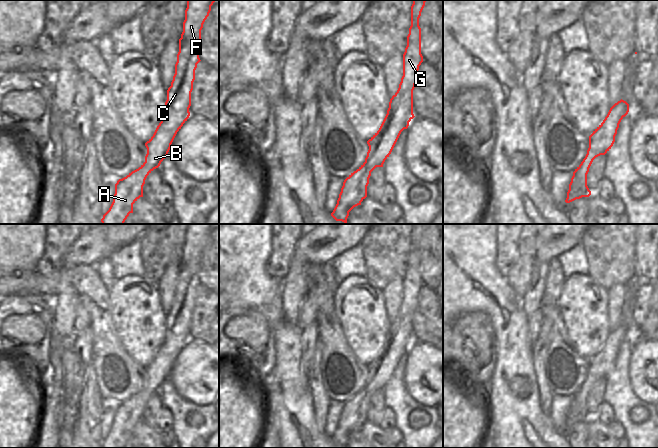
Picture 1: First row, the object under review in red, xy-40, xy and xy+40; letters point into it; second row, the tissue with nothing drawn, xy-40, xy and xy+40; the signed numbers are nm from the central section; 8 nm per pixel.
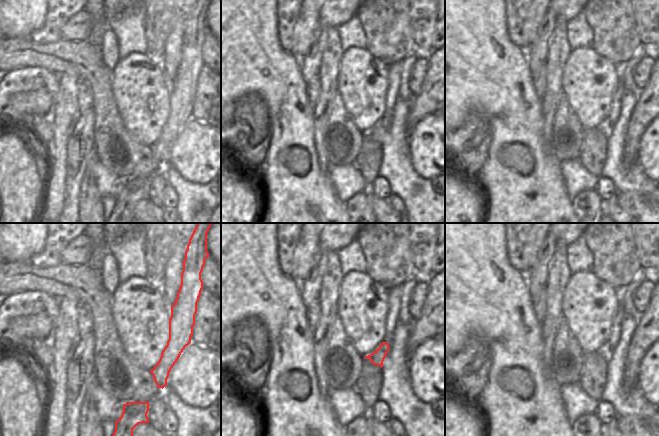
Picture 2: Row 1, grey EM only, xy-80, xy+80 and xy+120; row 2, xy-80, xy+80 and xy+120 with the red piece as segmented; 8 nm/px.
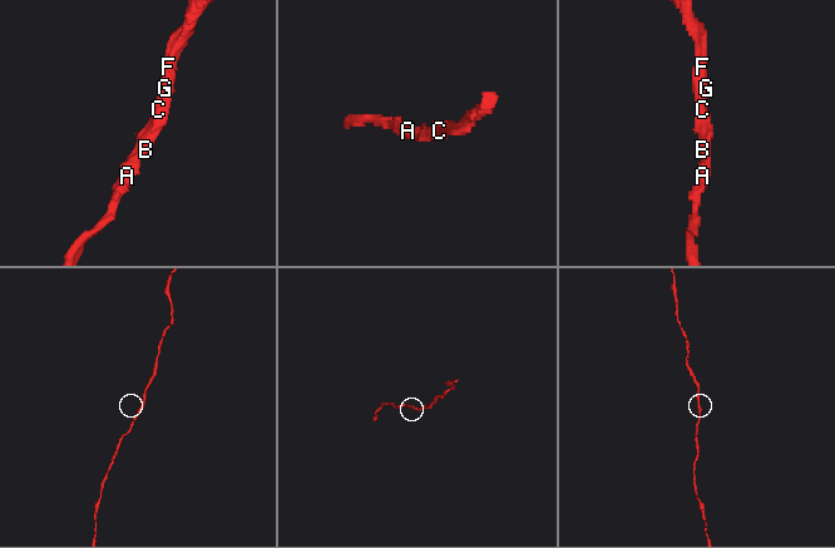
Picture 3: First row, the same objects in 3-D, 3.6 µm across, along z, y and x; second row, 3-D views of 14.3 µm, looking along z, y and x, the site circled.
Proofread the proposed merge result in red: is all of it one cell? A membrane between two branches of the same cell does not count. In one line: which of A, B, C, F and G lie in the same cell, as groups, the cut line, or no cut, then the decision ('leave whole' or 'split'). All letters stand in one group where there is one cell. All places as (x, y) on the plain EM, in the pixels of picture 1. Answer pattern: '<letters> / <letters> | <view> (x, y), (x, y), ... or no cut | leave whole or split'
A B C F G | no cut | leave whole

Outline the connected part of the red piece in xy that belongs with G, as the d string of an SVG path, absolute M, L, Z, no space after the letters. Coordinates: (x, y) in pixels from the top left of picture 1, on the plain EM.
M413 224L411 230L411 250L407 260L407 270L403 278L403 300L399 308L397 316L392 320L389 326L387 338L379 352L379 354L367 365L369 374L365 382L365 386L353 397L351 397L343 406L337 428L331 437L336 445L347 447L349 436L367 421L367 410L371 396L376 391L383 391L385 384L391 378L401 356L407 353L409 346L415 341L413 338L413 314L417 306L417 296L419 290L423 286L421 278L421 252L419 250L419 242L428 224Z

